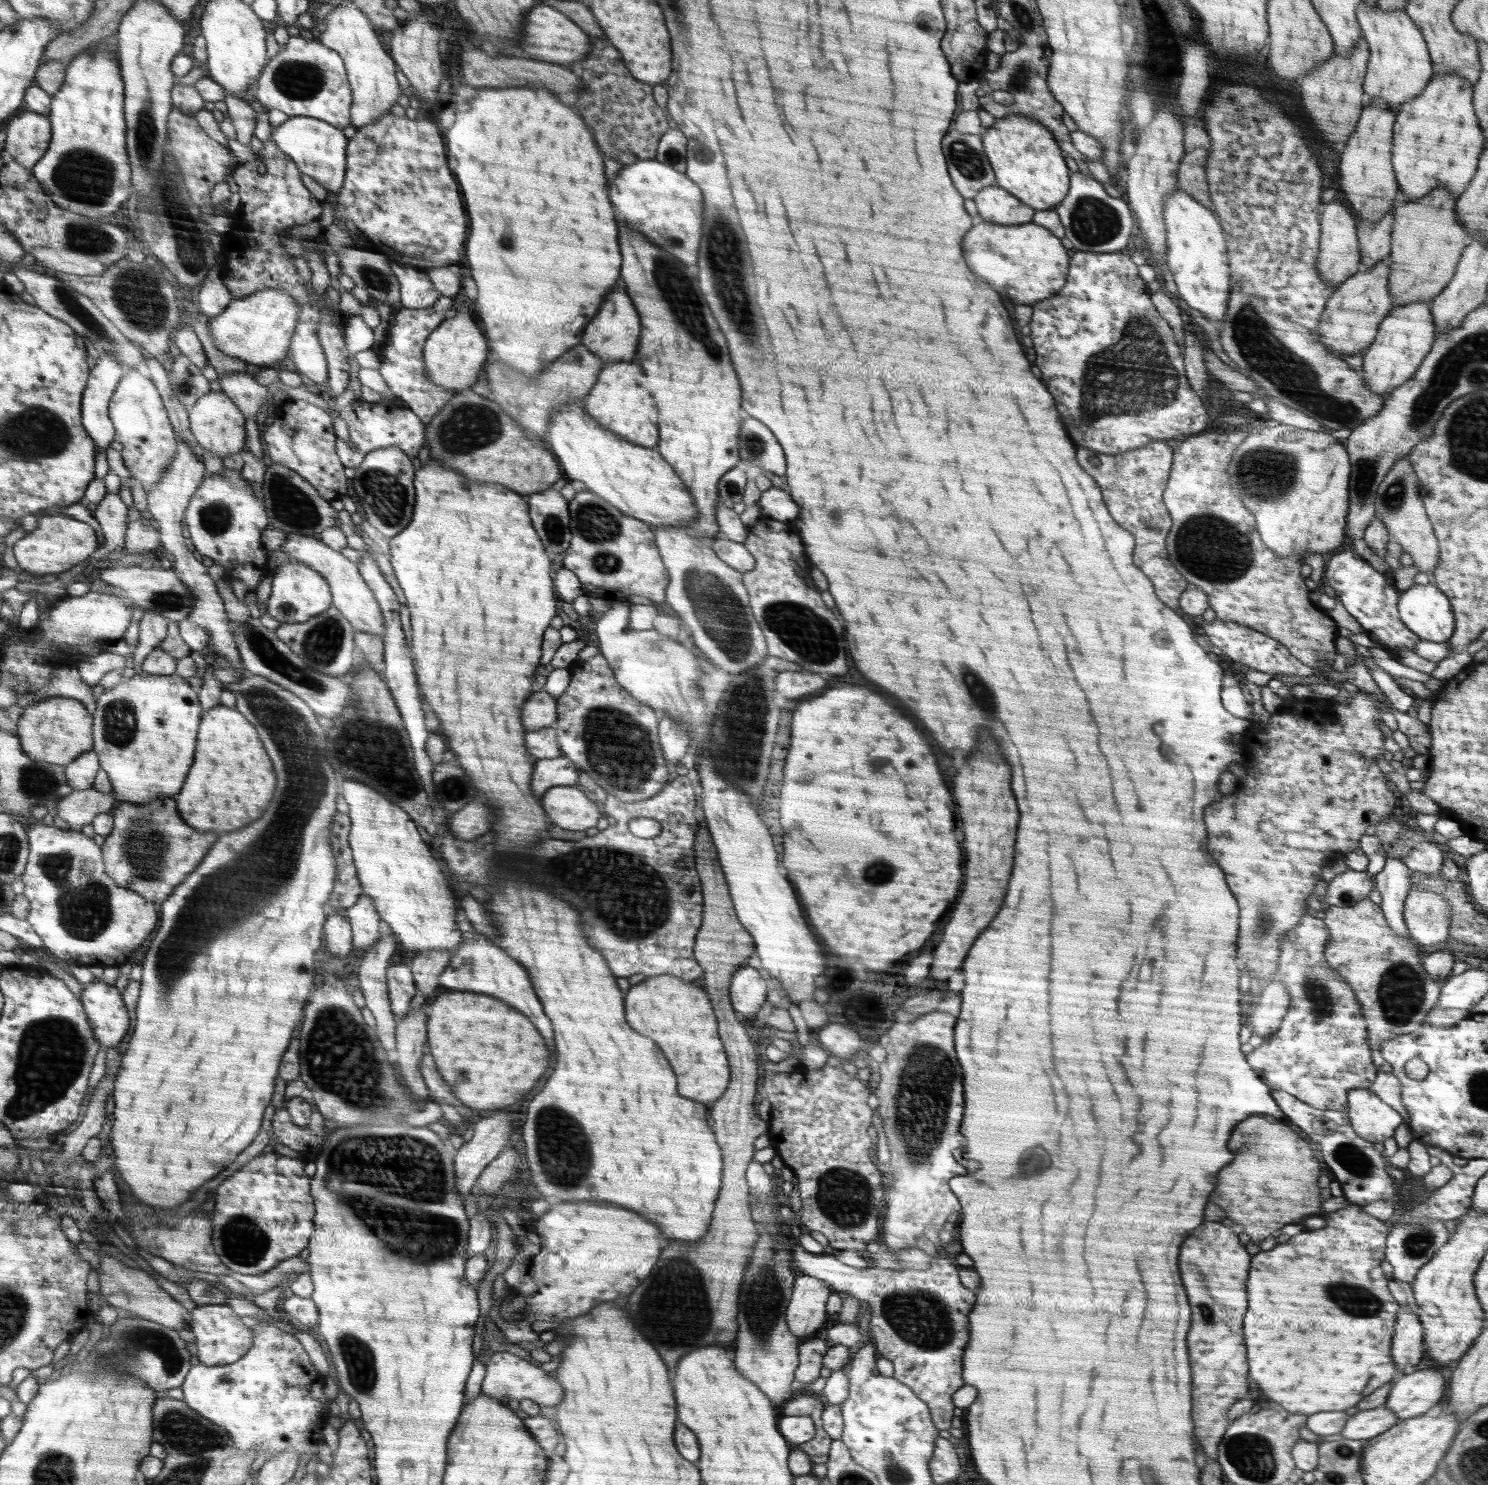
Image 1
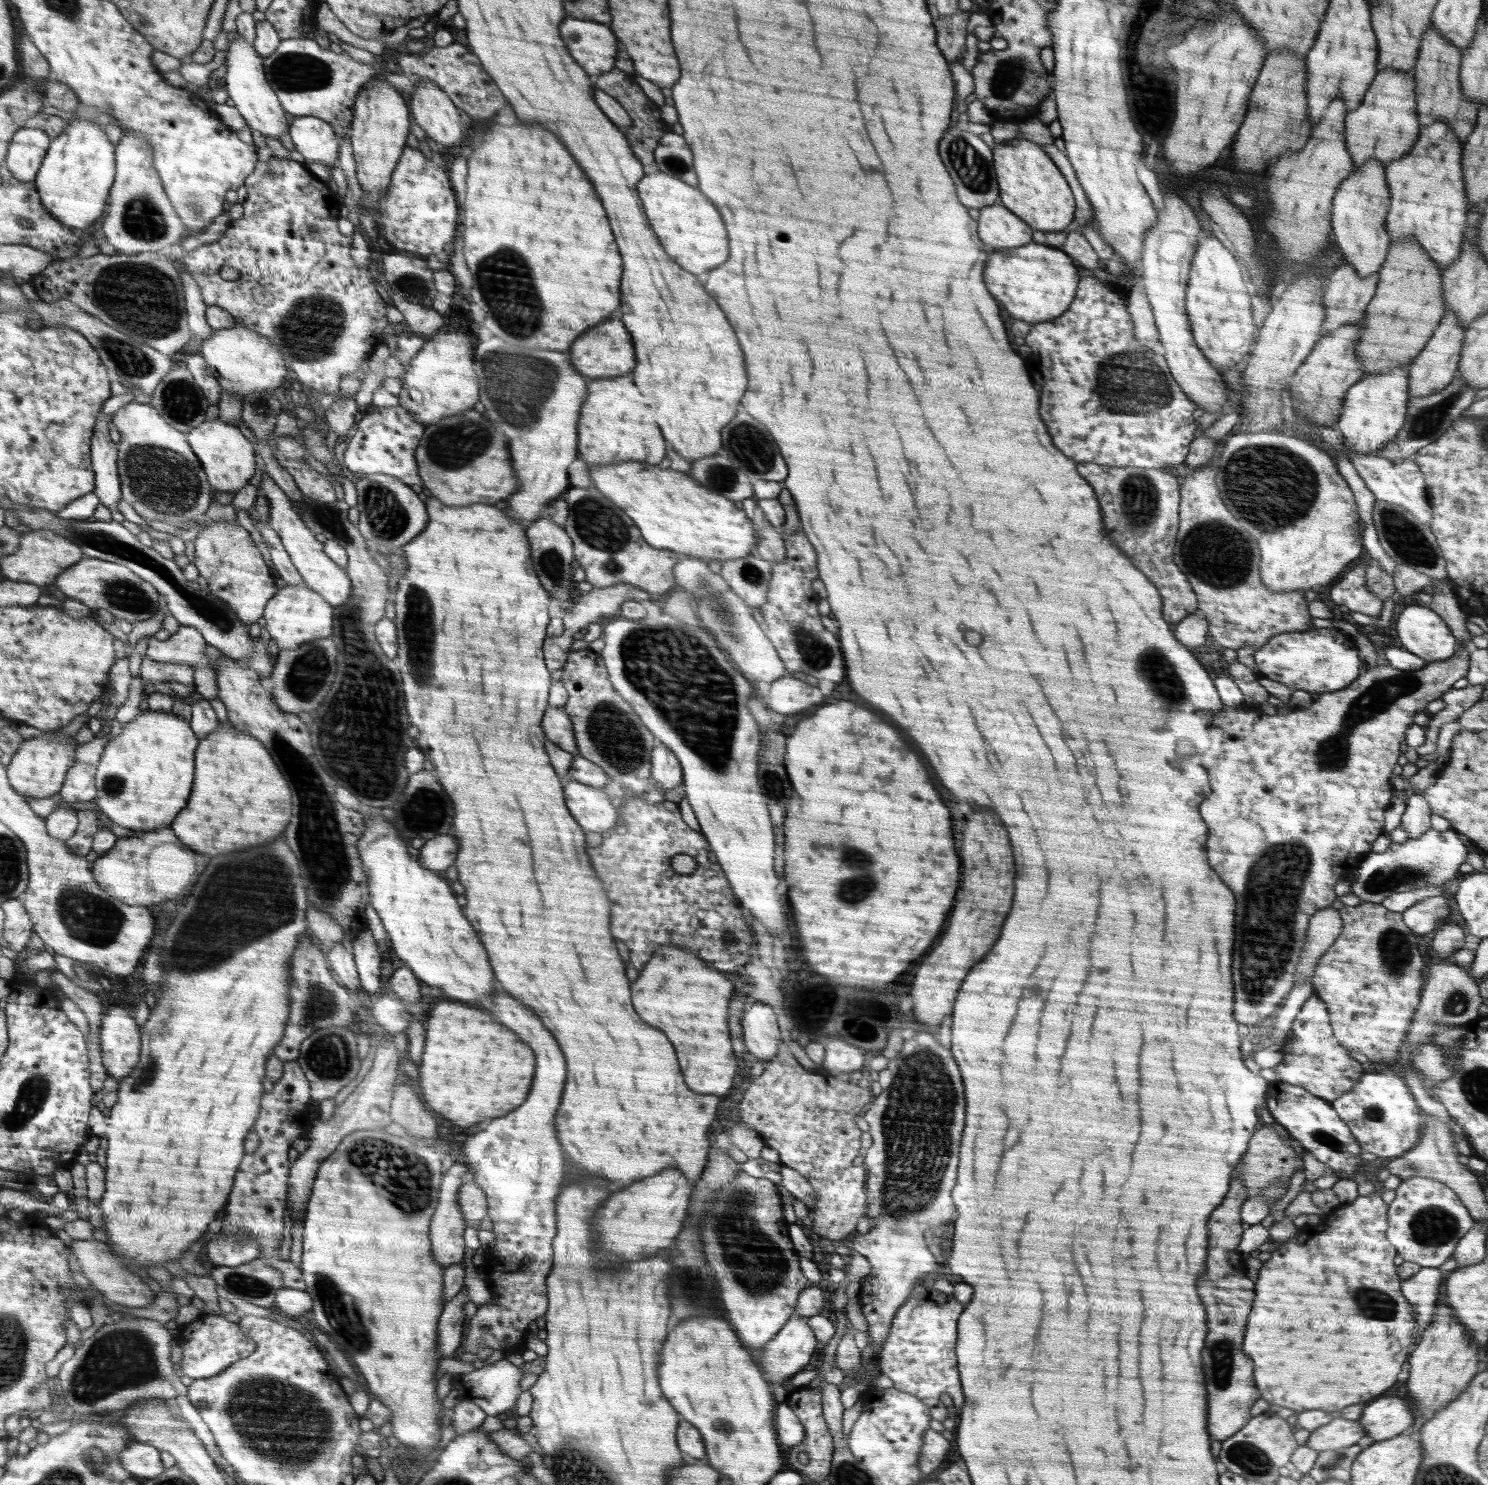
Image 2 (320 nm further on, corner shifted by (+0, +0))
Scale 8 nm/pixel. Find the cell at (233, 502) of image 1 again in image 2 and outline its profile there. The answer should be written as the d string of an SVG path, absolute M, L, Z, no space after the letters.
M210 520L208 527L200 531L195 539L194 566L199 570L199 576L206 579L211 594L215 594L219 600L228 602L231 609L237 614L237 617L243 622L246 628L250 628L256 620L262 618L264 606L276 594L272 576L268 566L262 560L260 550L254 546L250 534L240 526L240 524L228 524L225 520Z

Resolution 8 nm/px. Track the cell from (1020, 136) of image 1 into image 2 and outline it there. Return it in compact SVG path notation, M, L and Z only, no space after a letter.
M1012 138L993 149L993 163L999 184L999 200L1008 210L1028 224L1033 230L1042 232L1068 232L1067 226L1075 217L1075 198L1056 163L1044 152L1040 145L1024 138Z

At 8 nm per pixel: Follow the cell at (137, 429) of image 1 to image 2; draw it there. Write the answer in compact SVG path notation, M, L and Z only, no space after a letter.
M133 399L132 402L125 404L117 414L112 416L111 422L115 423L118 432L120 433L119 454L118 454L118 471L120 482L122 483L122 497L124 502L127 502L135 511L136 514L142 516L146 520L160 520L166 522L166 524L172 524L172 526L182 526L187 522L193 522L202 514L206 514L211 503L211 485L207 481L207 474L203 469L202 463L199 461L199 457L195 454L195 451L191 449L190 440L187 439L187 434L180 431L178 428L172 427L164 418L163 415L155 409L151 403L136 403Z

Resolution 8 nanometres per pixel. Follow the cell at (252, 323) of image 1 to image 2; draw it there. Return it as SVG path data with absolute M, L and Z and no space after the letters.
M236 324L234 327L212 332L212 337L203 342L200 354L204 357L212 377L218 381L221 392L246 396L257 390L274 392L288 374L278 347L267 336L252 331L252 328Z

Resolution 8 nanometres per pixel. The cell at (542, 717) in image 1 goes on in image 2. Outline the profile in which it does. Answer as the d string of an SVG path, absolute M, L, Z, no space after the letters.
M548 707L548 714L544 714L544 730L548 730L550 742L558 742L558 745L564 750L571 751L575 756L579 755L578 743L575 741L574 724L563 707Z

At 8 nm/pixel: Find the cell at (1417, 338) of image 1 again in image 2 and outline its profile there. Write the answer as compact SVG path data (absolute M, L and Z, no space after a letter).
M1396 367L1378 375L1362 376L1360 381L1348 389L1336 425L1348 451L1358 455L1376 455L1388 445L1388 441L1396 438L1404 426L1407 413L1408 380L1410 368Z

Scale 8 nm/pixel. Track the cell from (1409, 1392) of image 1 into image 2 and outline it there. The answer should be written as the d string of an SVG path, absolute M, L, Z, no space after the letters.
M1384 1396L1368 1404L1358 1420L1365 1430L1365 1435L1372 1442L1380 1442L1394 1438L1409 1426L1414 1426L1414 1422L1419 1419L1414 1411L1410 1410L1408 1403L1410 1402L1398 1396Z

